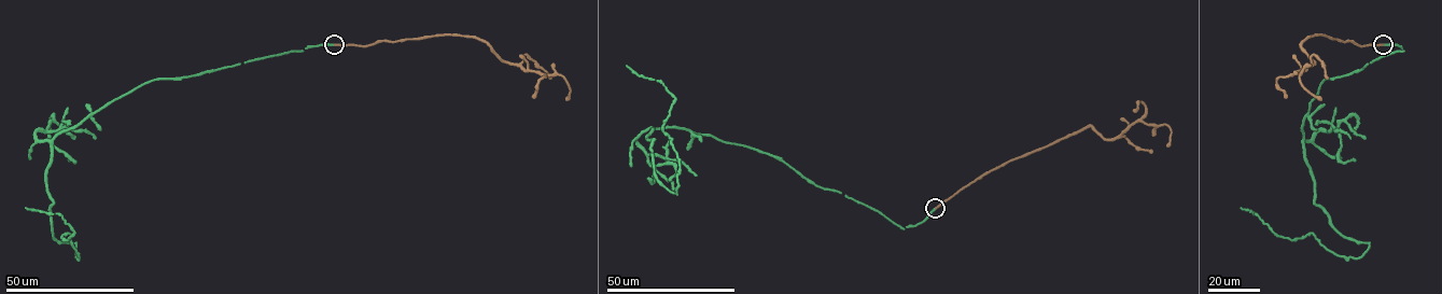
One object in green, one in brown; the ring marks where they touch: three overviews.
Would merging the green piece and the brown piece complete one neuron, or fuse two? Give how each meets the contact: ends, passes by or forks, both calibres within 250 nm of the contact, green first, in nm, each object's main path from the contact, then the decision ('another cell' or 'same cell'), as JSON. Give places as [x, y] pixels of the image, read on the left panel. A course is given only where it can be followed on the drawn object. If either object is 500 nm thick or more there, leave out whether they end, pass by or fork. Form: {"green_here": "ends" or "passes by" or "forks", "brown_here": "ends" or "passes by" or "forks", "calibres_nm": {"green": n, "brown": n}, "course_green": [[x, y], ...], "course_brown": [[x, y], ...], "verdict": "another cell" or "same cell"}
{"green_here": "ends", "brown_here": "ends", "calibres_nm": {"green": 170, "brown": 240}, "course_green": [[335, 44], [155, 79], [60, 130], [46, 168], [51, 223], [76, 257], [62, 216], [25, 207]], "course_brown": [[335, 44], [368, 45], [444, 34], [476, 37], [504, 61], [526, 70], [561, 74], [570, 87], [566, 99]], "verdict": "same cell"}

